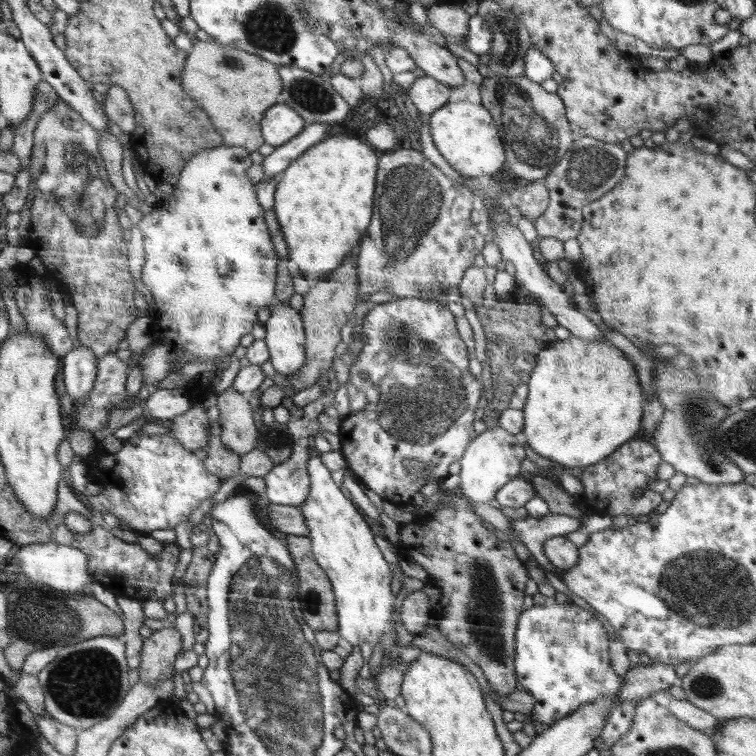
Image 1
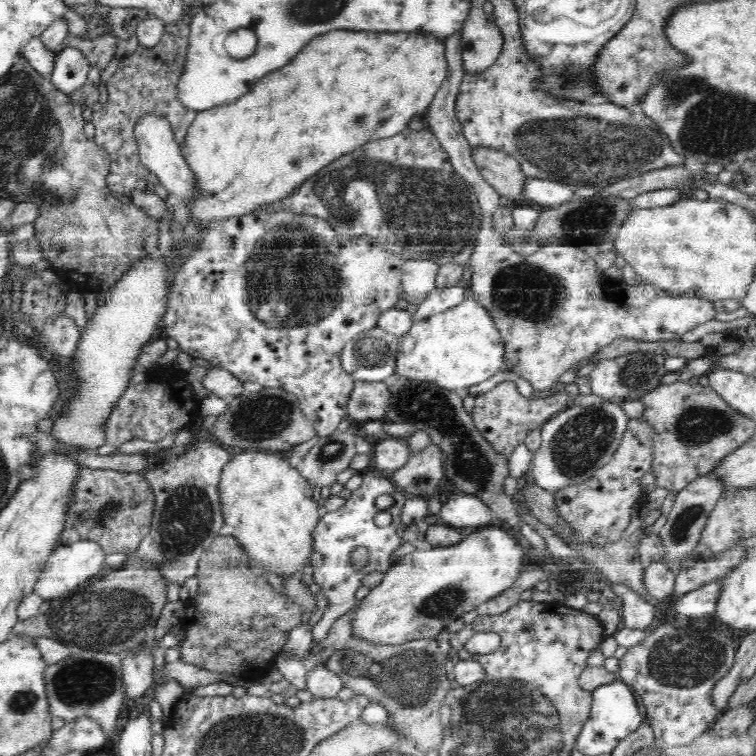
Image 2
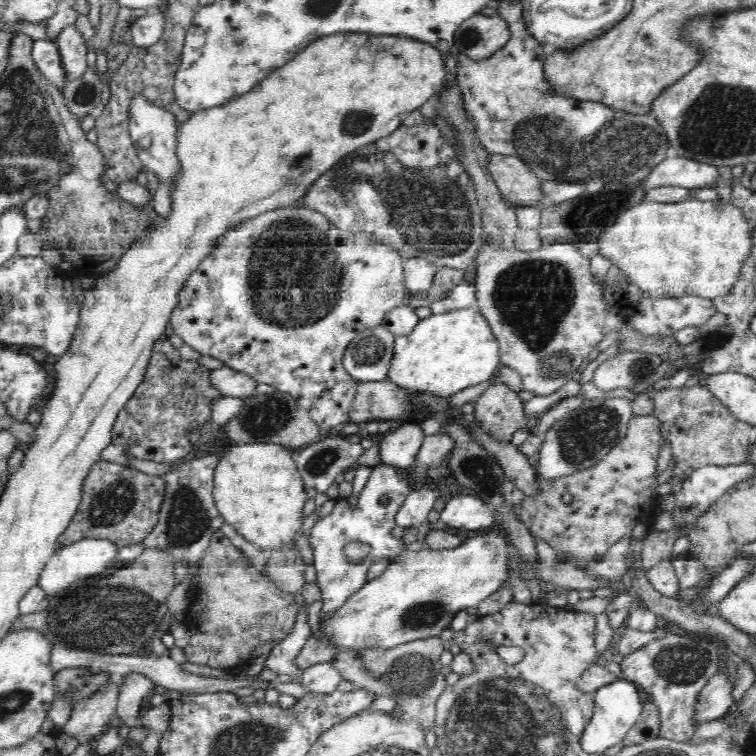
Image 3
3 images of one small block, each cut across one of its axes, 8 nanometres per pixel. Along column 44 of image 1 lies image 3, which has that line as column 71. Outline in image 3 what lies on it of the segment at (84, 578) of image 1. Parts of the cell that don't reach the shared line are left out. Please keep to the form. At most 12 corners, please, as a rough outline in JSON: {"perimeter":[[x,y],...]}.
{"perimeter":[[116,543],[63,545],[36,583],[49,598],[117,564]]}

